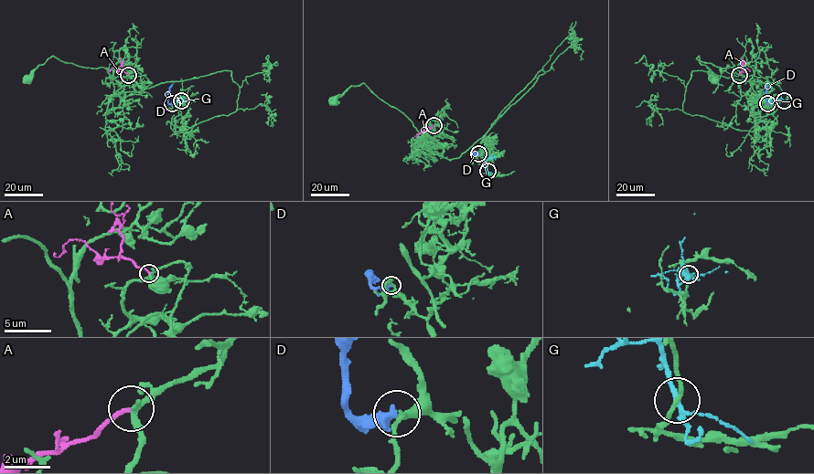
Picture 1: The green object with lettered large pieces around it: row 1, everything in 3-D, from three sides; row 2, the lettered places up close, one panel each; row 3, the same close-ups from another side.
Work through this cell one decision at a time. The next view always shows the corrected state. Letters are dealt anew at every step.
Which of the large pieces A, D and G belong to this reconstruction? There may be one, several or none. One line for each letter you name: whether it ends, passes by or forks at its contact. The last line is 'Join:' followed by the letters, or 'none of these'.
Join: none of these

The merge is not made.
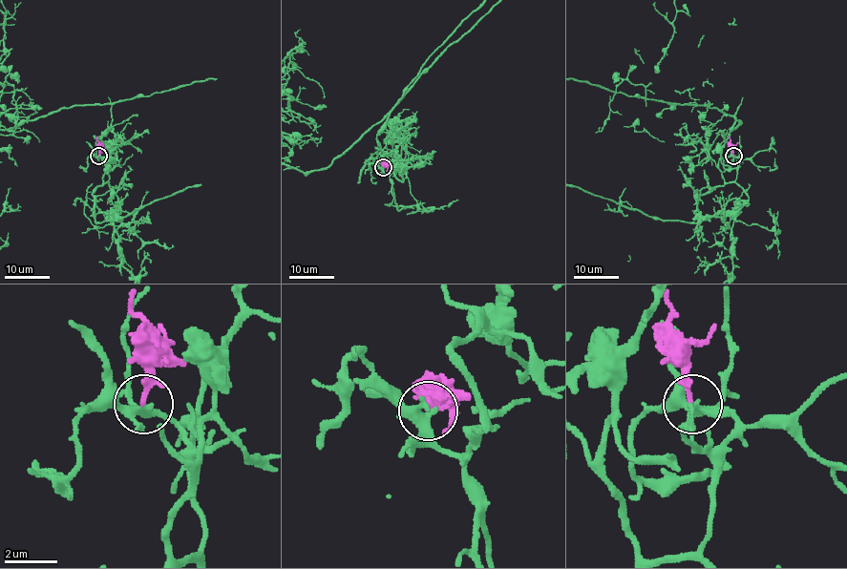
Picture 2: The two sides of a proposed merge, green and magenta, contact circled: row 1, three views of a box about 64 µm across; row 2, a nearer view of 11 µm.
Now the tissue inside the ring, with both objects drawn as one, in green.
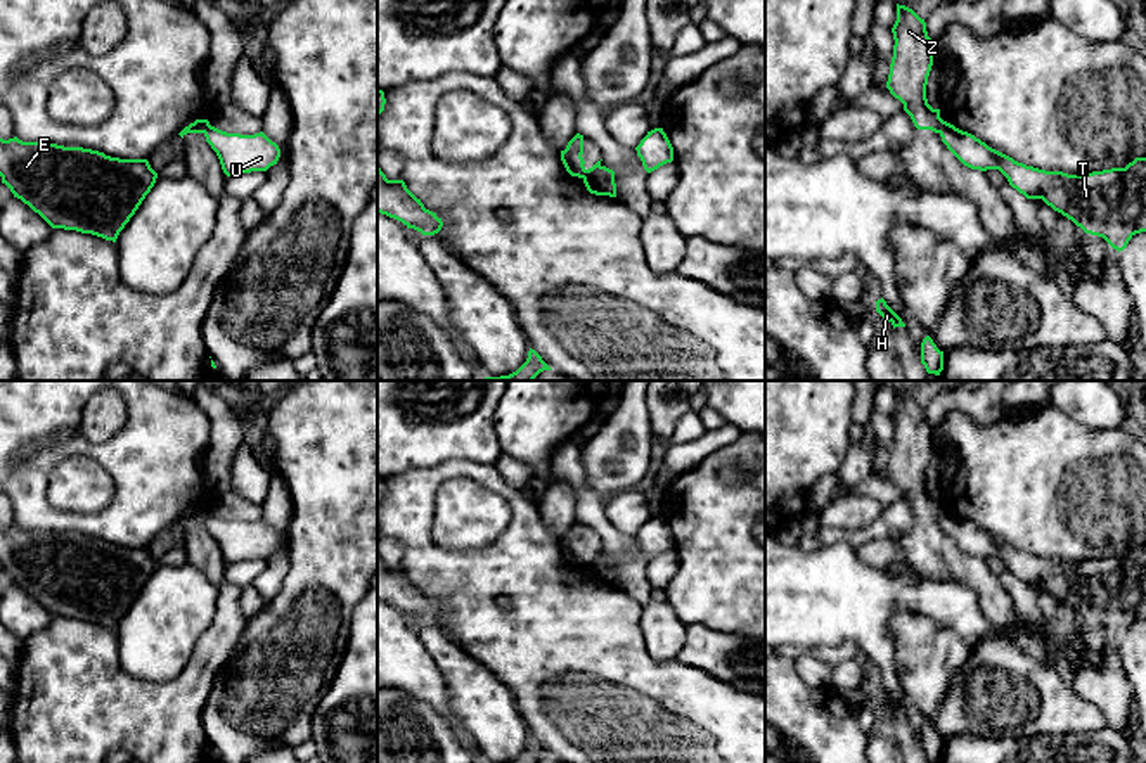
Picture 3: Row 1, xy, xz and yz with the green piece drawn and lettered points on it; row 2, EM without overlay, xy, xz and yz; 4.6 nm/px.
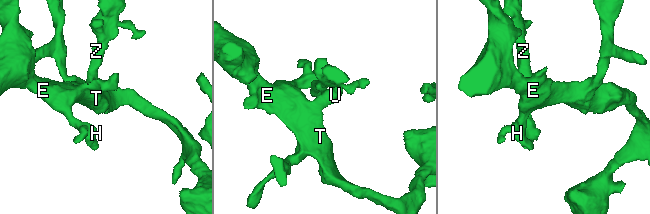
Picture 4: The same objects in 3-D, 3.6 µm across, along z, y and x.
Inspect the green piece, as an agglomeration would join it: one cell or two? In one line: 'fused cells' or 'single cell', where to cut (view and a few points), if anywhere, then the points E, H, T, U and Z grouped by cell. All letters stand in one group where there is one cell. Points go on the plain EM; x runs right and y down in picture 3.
fused cells; cut xz (599, 552), (584, 566); groups E H T U / Z

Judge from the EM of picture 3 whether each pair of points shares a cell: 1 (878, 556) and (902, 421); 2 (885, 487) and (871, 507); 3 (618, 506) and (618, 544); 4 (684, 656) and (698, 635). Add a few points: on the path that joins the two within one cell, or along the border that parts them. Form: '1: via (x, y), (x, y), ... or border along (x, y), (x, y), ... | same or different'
1: via (916, 537), (923, 502), (911, 459) | same
2: border along (843, 495), (869, 495), (883, 509) | different
3: border along (606, 499), (606, 518), (622, 532), (634, 535) | different
4: via (689, 651), (698, 641) | same

